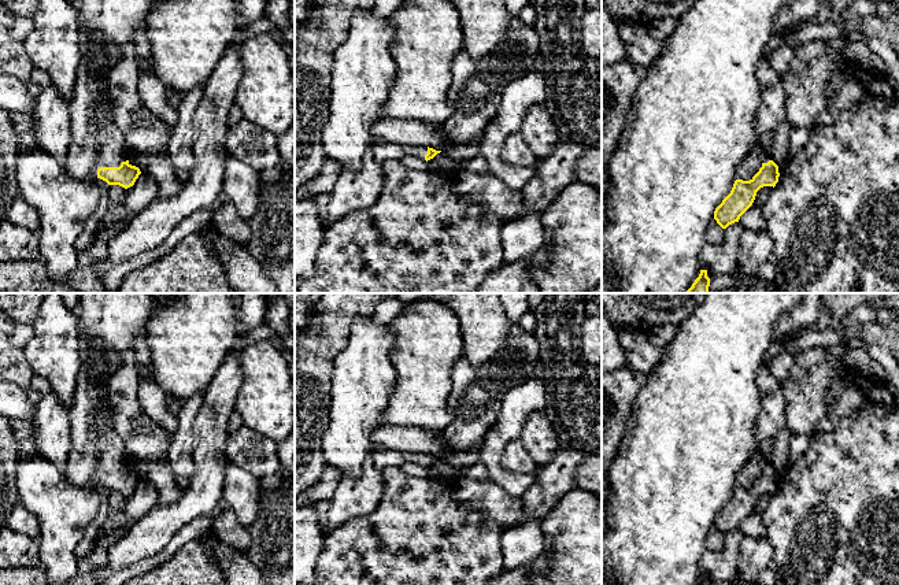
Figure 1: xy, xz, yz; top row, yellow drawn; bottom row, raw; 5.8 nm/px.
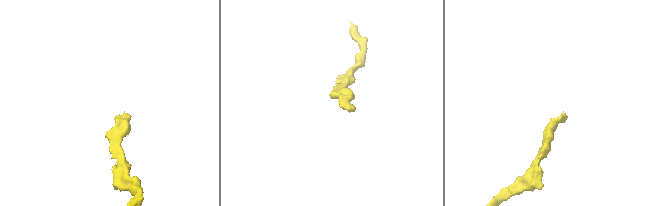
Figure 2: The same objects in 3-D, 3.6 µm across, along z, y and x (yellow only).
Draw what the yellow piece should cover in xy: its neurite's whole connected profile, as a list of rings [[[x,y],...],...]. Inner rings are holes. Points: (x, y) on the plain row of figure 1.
[[[82,352],[82,367],[69,410],[71,447],[64,475],[71,484],[86,489],[100,485],[127,496],[141,478],[129,470],[123,443],[114,430],[111,414],[101,406],[108,379],[116,369],[110,367],[107,381],[100,382],[90,369],[88,353]]]

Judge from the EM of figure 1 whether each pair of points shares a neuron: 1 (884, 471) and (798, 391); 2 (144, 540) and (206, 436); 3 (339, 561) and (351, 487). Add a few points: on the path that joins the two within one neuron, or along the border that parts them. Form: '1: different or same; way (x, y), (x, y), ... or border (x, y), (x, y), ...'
1: different; border (833, 384), (833, 403), (827, 415)
2: same; way (171, 517), (206, 484), (206, 463)
3: different; border (374, 508), (329, 532)

